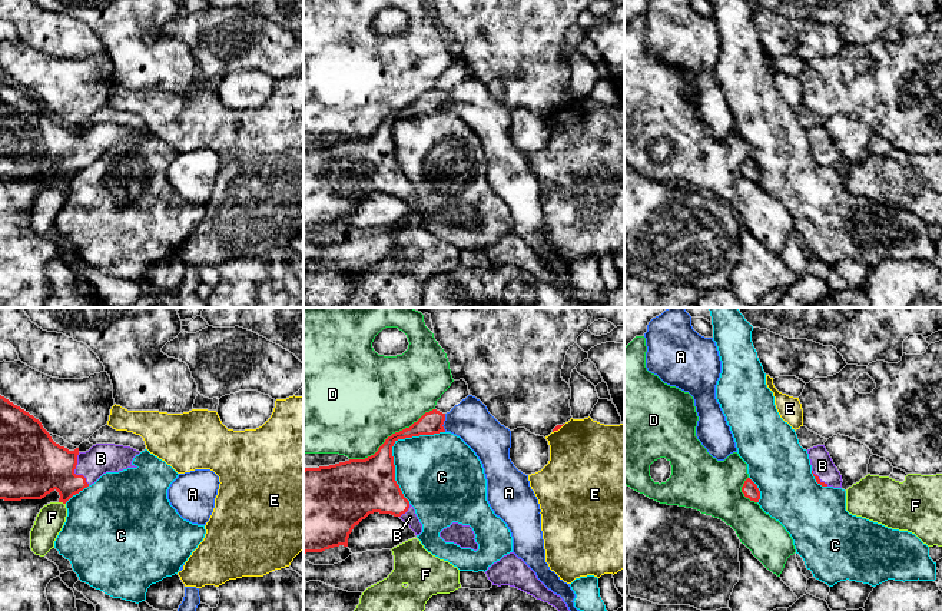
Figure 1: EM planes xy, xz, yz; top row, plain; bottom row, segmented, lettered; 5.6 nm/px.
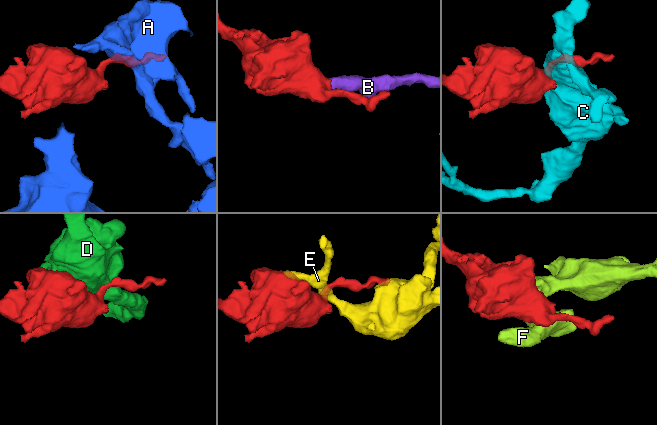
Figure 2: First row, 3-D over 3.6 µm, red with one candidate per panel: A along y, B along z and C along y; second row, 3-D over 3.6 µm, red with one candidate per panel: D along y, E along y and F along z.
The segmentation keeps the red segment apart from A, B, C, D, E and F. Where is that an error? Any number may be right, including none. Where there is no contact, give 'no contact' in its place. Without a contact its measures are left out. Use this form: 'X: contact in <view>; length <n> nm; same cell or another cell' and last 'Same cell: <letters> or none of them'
A: contact in xz; length 100 nm; another cell
B: contact in xy; length 200 nm; same cell
C: contact in xz; length 460 nm; another cell
D: contact in xz; length 550 nm; another cell
E: contact in xz; length 90 nm; another cell
F: contact in xy; length 40 nm; another cell
Same cell: B

